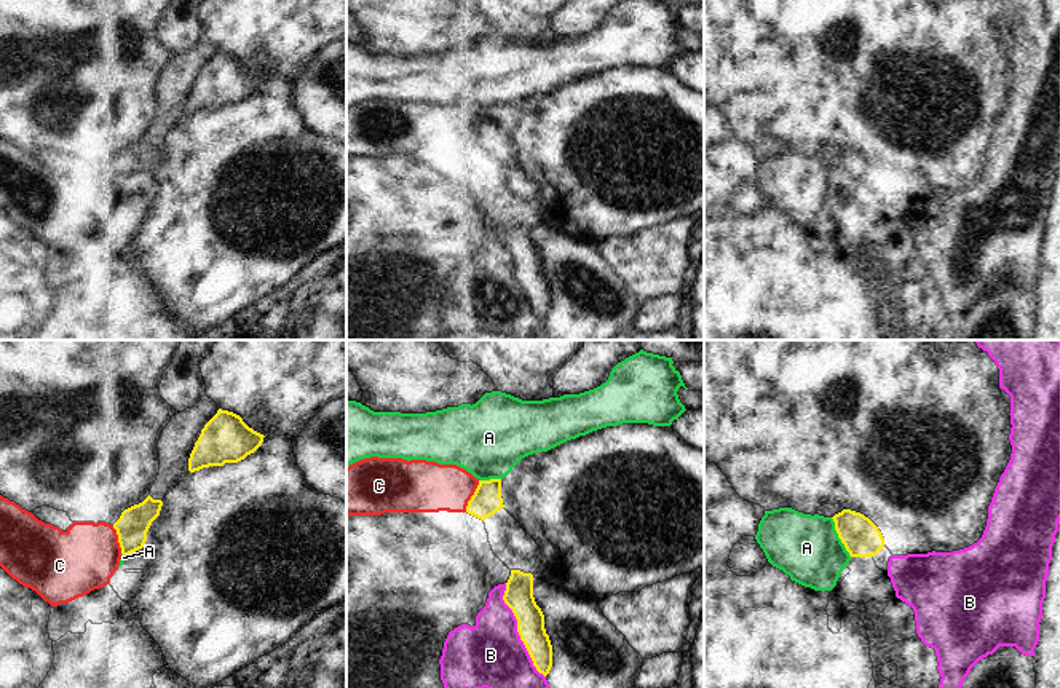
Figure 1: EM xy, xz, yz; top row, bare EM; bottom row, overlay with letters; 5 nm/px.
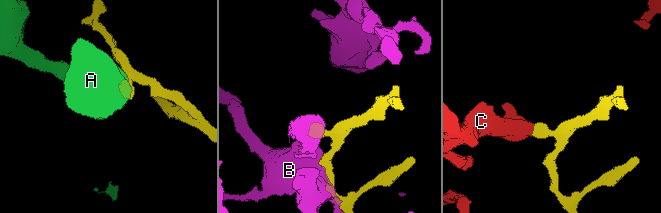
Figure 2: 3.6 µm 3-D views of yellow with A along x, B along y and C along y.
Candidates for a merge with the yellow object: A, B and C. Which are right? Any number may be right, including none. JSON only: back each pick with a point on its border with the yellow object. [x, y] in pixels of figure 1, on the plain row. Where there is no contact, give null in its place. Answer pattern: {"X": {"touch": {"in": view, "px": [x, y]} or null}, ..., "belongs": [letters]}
{"C": {"touch": {"in": "xz", "px": [471, 139]}}, "belongs": ["C"]}

